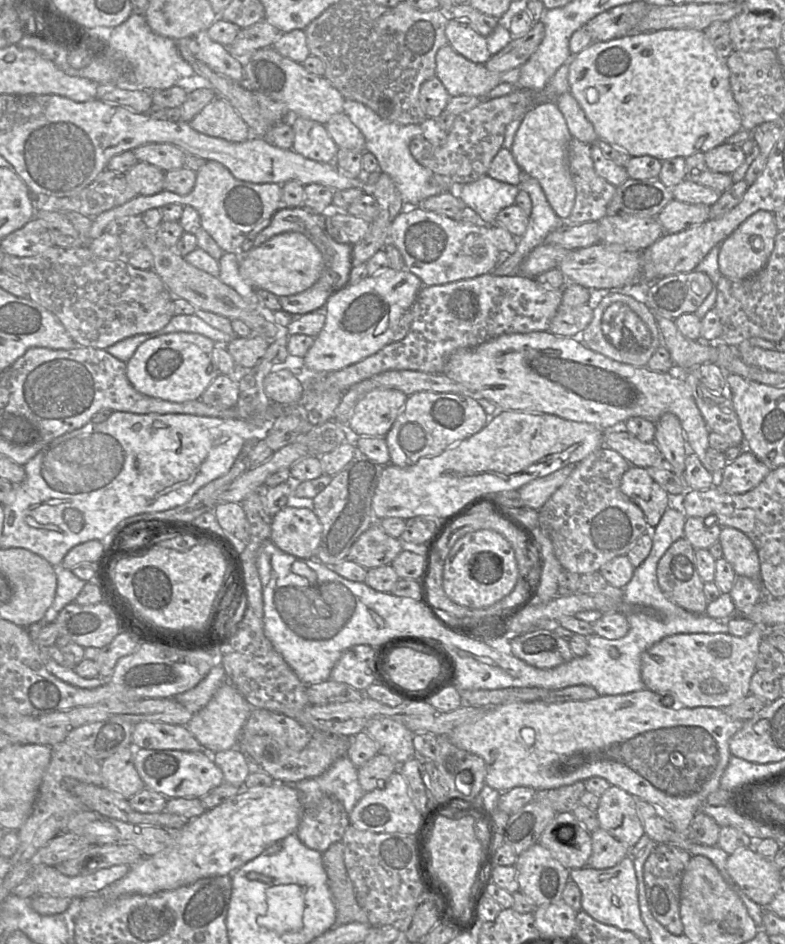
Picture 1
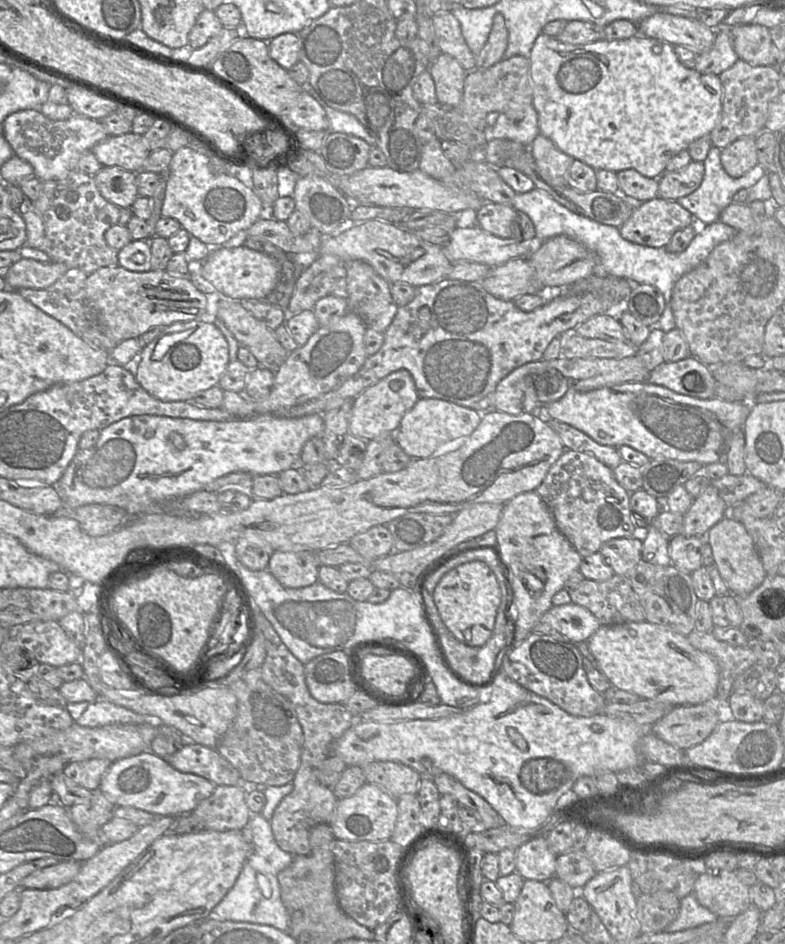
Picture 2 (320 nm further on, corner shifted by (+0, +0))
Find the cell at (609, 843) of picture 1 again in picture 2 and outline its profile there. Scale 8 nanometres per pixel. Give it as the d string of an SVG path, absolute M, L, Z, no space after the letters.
M583 850L557 856L555 877L579 891L597 873Z

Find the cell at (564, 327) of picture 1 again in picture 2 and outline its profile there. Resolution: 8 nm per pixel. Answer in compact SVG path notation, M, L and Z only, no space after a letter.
M599 314L581 323L574 333L591 339L602 339L611 343L631 344L620 322L607 314Z

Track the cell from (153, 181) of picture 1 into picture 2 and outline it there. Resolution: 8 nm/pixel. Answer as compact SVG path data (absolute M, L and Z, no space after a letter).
M108 166L94 175L101 195L119 208L131 208L137 199L136 173L118 166Z

